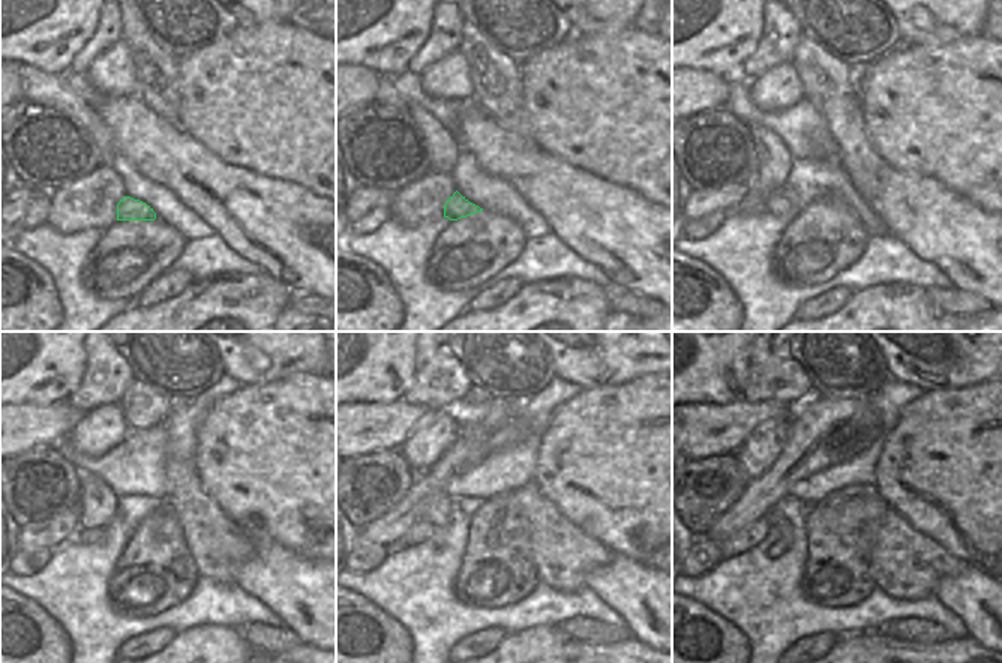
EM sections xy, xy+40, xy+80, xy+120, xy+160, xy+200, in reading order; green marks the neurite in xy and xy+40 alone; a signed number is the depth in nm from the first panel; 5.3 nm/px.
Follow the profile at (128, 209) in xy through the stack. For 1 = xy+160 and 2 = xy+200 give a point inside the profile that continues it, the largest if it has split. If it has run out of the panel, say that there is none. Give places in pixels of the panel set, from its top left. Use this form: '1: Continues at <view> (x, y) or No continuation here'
1: Continues at xy+160 (420, 531)
2: Continues at xy+200 (749, 537).

